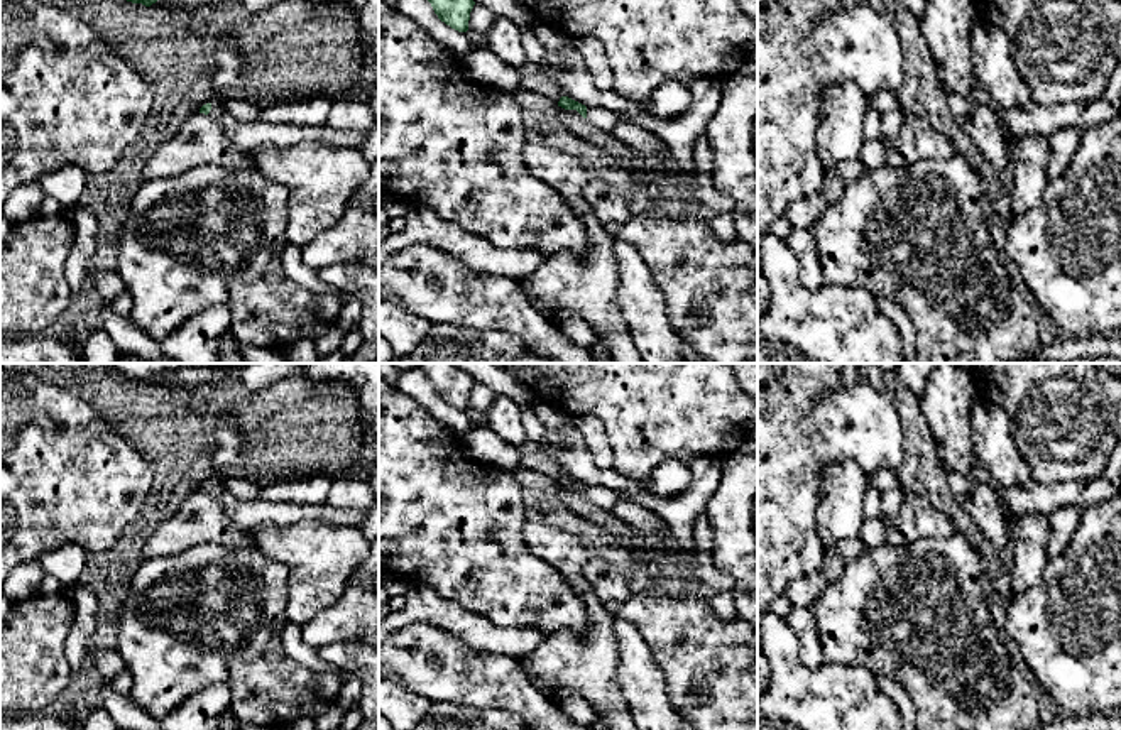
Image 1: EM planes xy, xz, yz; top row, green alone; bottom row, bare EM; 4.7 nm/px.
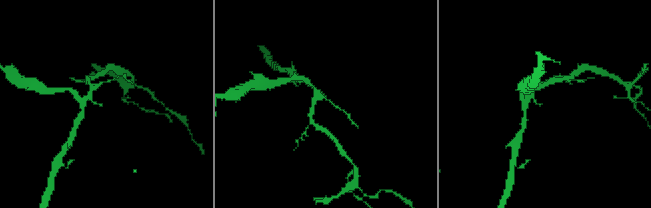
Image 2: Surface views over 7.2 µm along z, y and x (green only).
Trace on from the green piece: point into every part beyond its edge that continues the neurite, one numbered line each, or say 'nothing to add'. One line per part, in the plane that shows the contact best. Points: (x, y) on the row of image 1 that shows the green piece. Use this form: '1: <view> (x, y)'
1: xy (244, 136)

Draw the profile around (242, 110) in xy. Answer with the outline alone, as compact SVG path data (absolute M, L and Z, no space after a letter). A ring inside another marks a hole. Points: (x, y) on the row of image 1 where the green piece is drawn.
M220 100L221 105L235 120L238 122L260 122L259 120L259 105L247 100Z

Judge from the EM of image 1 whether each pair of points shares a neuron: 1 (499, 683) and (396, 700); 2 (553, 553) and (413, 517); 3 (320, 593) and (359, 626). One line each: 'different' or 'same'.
1: different
2: different
3: different

